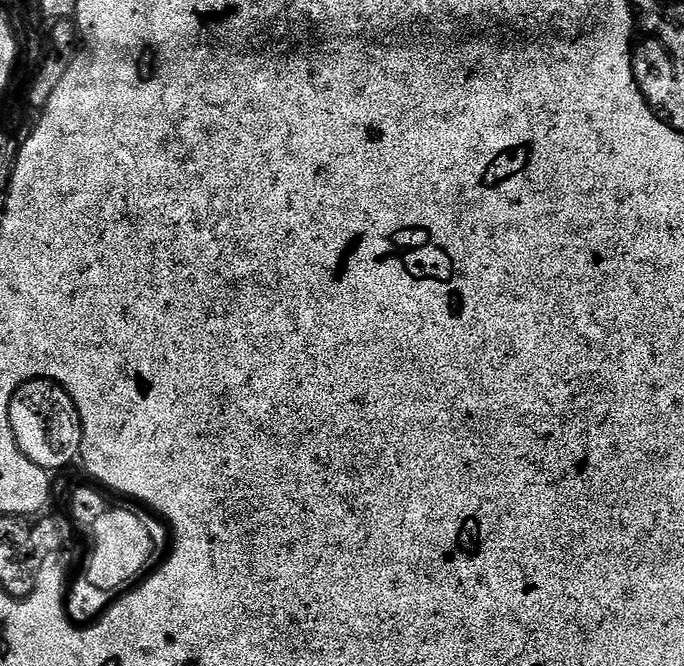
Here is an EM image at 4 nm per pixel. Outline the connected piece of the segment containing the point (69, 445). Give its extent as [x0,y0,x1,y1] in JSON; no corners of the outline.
[10,380,82,470]

